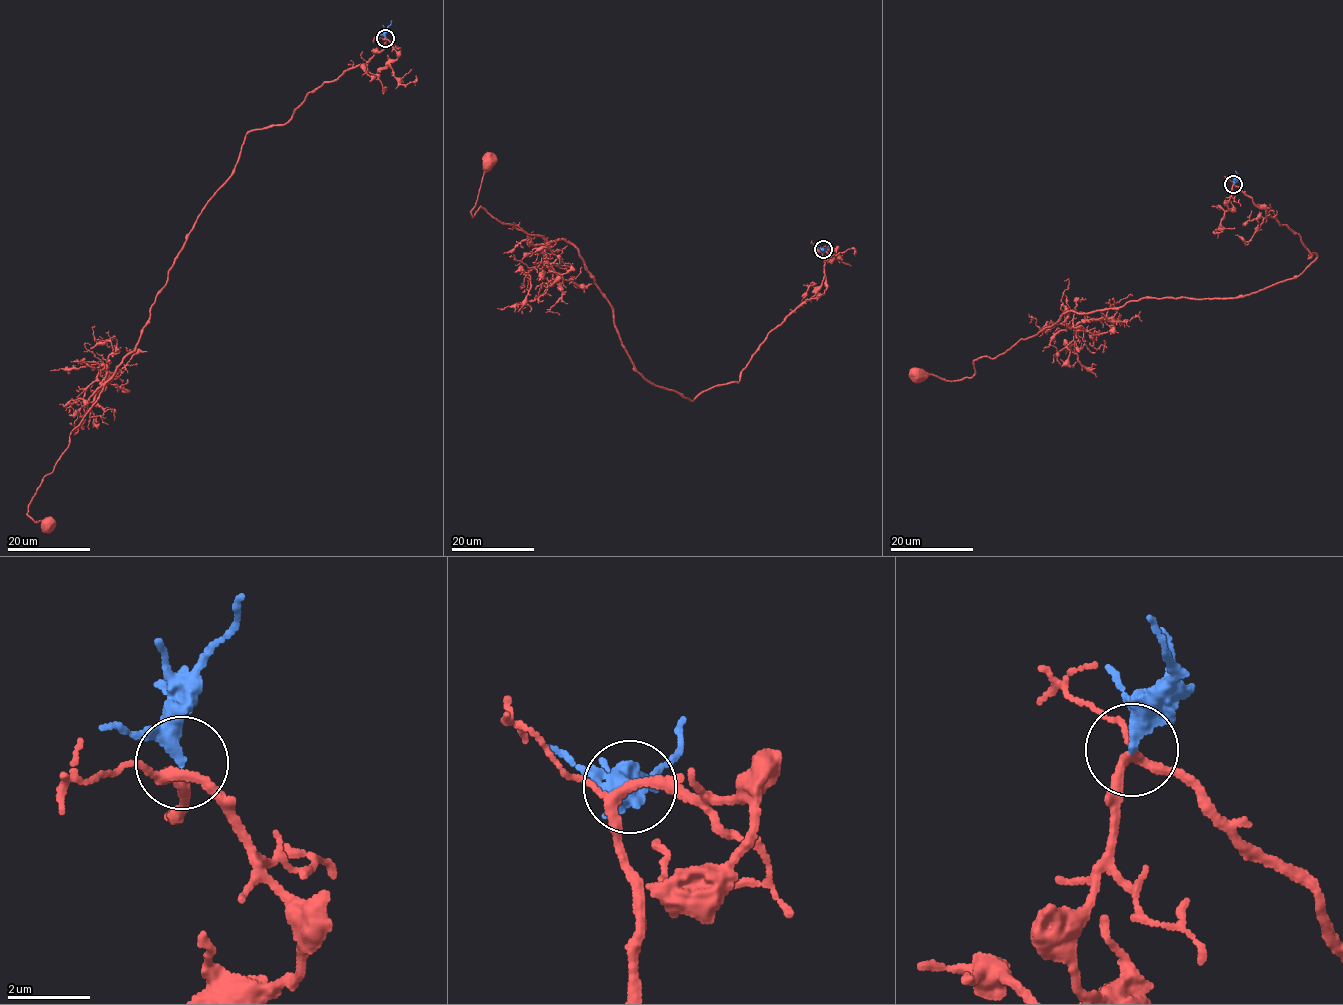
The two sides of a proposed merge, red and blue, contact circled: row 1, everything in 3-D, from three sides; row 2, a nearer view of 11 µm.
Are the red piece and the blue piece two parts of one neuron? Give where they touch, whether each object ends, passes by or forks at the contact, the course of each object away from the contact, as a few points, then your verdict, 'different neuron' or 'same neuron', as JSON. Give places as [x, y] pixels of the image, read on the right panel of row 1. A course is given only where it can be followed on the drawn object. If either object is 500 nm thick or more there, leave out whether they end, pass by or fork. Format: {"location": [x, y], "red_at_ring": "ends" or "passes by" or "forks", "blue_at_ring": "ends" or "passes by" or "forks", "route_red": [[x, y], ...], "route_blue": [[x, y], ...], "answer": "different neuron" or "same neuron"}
{"location": [1233, 184], "red_at_ring": "forks", "blue_at_ring": "passes by", "route_red": [[1234, 184], [1317, 255], [1301, 274], [1240, 296], [1072, 310], [975, 360], [970, 377], [917, 374]], "route_blue": [[1234, 184], [1235, 171]], "answer": "different neuron"}

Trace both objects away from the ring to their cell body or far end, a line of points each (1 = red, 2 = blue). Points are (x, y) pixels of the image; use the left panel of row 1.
1: (385, 38), (385, 48), (308, 93), (283, 123), (247, 134), (135, 348), (37, 488), (27, 515), (47, 524)
2: (386, 38), (392, 20)

